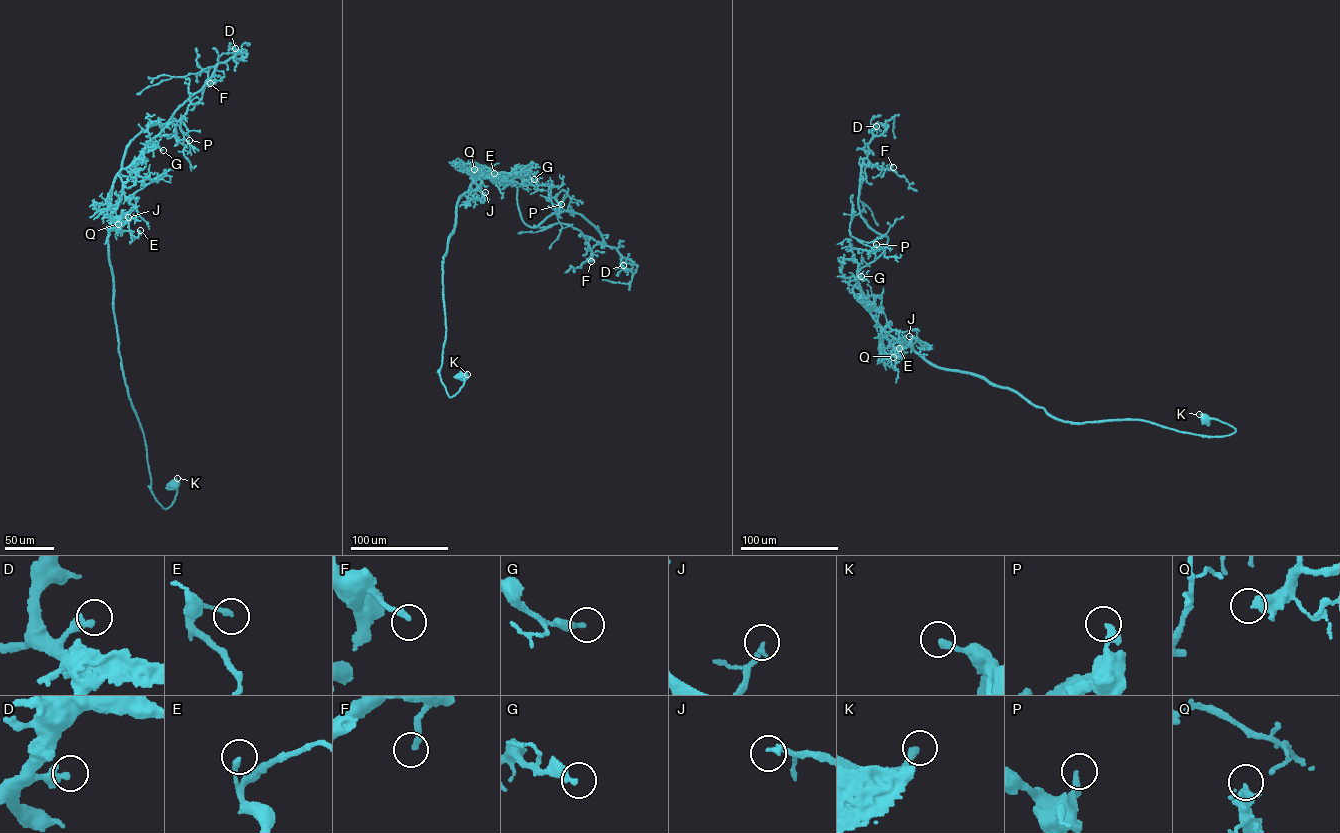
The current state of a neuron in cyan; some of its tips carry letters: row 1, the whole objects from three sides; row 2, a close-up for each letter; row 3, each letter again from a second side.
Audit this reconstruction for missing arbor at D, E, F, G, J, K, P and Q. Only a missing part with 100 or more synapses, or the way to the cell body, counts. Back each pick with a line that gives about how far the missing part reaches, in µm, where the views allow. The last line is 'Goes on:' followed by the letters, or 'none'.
Goes on: none

